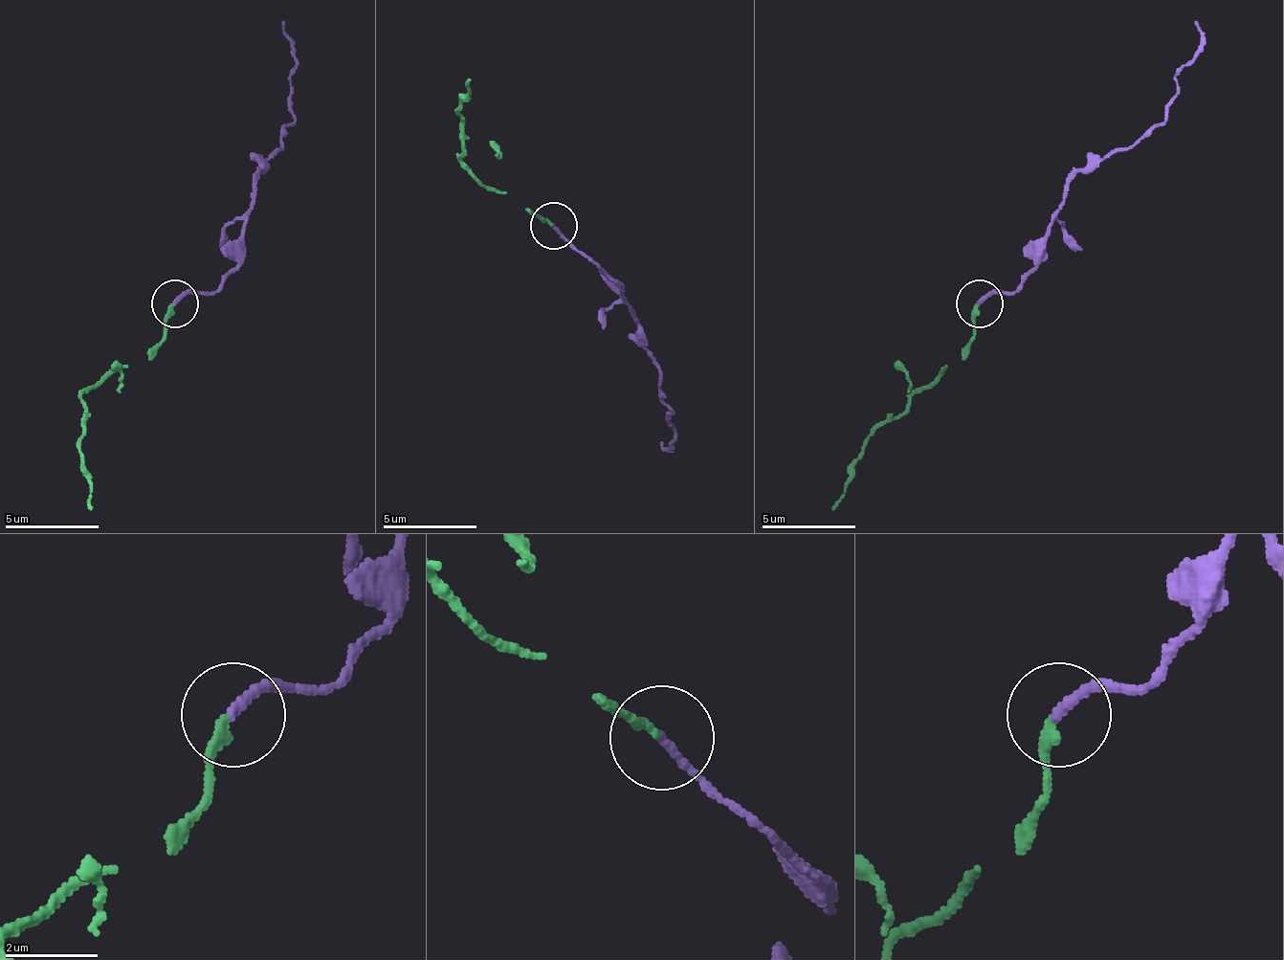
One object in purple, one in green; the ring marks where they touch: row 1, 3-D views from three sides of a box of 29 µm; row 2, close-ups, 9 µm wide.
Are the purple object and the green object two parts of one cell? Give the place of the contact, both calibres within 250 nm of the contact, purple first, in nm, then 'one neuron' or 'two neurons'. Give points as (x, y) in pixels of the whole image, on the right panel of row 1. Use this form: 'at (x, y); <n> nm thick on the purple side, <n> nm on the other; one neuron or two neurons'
at (979, 303); 200 nm thick on the purple side, 200 nm on the other; one neuron

